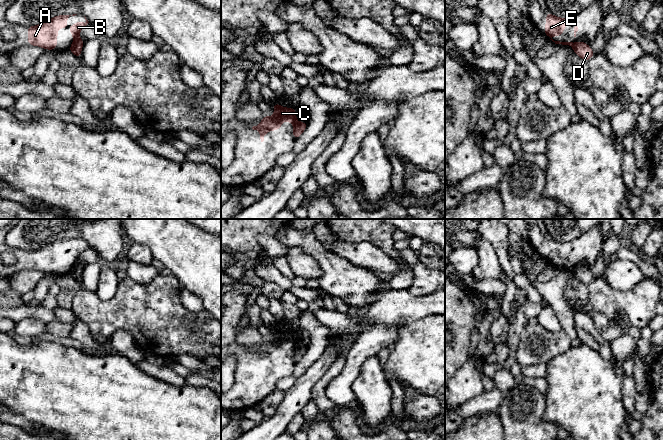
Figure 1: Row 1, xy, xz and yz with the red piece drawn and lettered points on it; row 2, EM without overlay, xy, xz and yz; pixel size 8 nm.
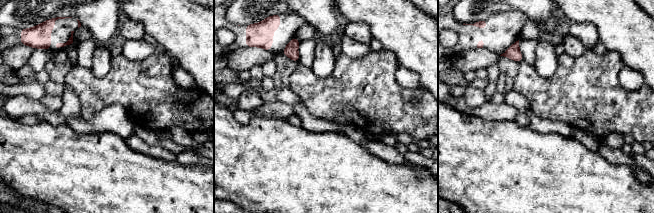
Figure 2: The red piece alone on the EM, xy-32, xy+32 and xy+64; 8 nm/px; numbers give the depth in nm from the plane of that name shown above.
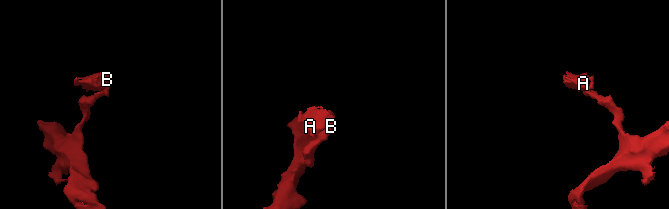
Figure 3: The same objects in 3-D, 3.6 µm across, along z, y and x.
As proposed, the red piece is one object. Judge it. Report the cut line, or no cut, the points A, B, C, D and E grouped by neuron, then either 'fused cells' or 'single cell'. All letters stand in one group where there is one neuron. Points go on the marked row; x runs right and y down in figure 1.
cut in xy along (78, 36), (75, 39); A B C E / D; fused cells

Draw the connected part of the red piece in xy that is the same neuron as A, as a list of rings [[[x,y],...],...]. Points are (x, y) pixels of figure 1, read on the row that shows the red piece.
[[[59,15],[37,26],[28,26],[28,45],[55,50],[58,37],[56,31],[64,27],[67,28],[66,20],[70,16],[71,15]]]

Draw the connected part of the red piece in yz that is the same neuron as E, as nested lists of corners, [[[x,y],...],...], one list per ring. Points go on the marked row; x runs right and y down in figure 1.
[[[551,13],[545,14],[545,17],[547,18],[546,26],[544,28],[545,36],[549,36],[551,38],[550,40],[552,40],[555,44],[569,45],[573,47],[575,44],[573,42],[560,42],[552,39],[554,34],[557,36],[561,36],[563,34],[568,17],[558,18]]]

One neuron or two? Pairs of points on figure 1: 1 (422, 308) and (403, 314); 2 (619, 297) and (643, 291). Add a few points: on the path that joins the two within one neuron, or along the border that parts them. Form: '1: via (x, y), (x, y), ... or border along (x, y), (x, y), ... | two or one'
1: via (417, 308), (408, 309) | one
2: via (625, 297), (637, 297) | one

